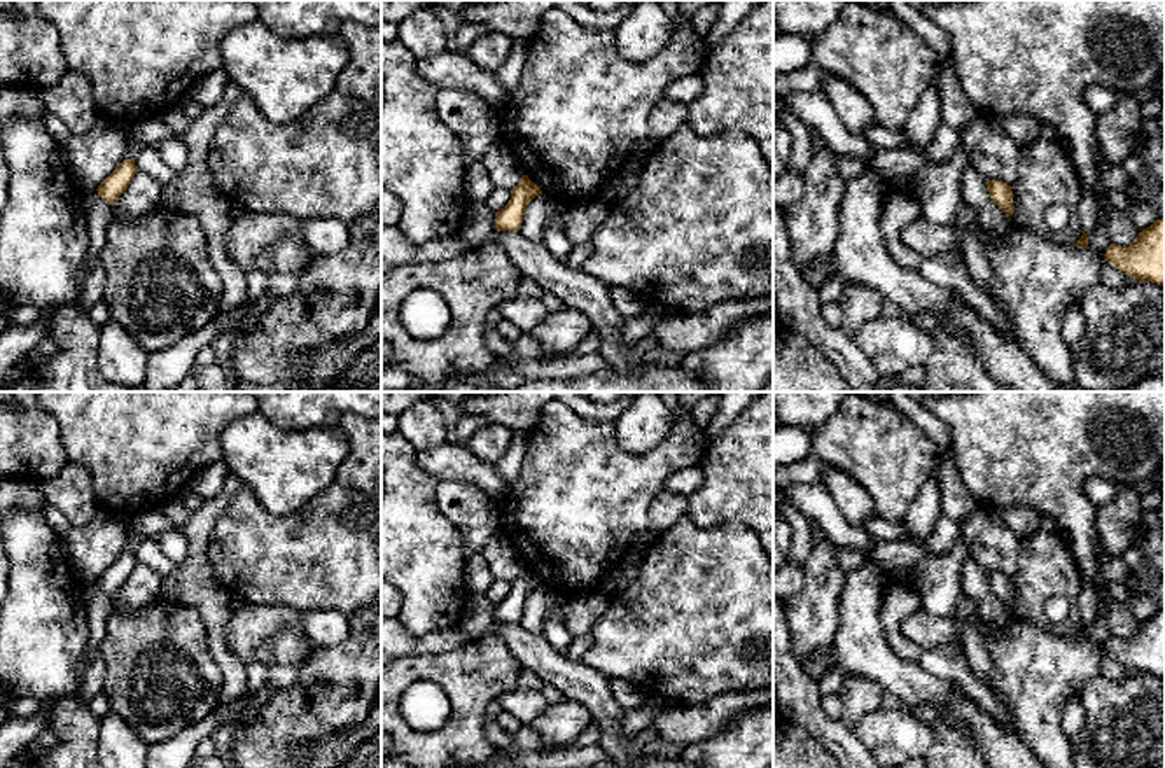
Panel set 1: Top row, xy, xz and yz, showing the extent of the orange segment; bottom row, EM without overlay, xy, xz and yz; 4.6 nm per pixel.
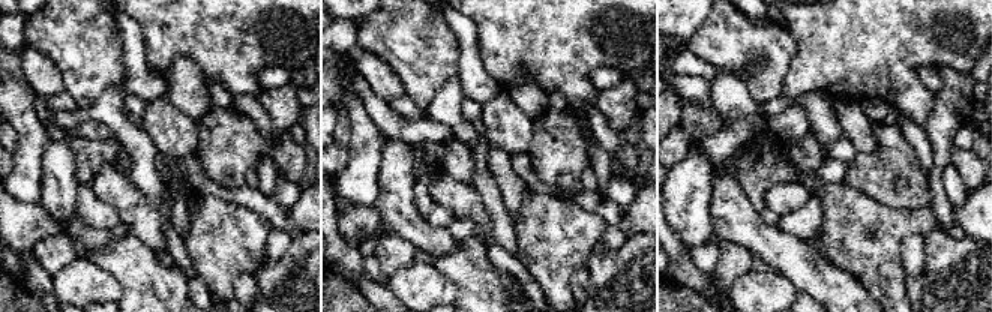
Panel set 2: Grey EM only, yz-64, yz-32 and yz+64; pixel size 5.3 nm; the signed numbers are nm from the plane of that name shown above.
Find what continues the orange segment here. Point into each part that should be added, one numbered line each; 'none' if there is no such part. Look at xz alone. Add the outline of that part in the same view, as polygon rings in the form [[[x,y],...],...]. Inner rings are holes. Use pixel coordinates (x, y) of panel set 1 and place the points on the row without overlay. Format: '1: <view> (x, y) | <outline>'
none

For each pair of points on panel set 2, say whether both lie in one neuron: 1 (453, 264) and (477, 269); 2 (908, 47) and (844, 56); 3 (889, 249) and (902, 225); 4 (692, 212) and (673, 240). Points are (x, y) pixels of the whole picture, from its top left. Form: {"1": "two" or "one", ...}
{"1": "one", "2": "one", "3": "one", "4": "two"}

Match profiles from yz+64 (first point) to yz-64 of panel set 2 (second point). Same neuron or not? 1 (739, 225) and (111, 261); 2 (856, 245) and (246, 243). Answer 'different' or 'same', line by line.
1: different
2: same

